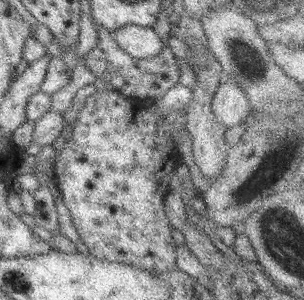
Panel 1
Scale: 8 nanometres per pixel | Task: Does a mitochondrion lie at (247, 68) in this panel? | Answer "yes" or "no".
no

